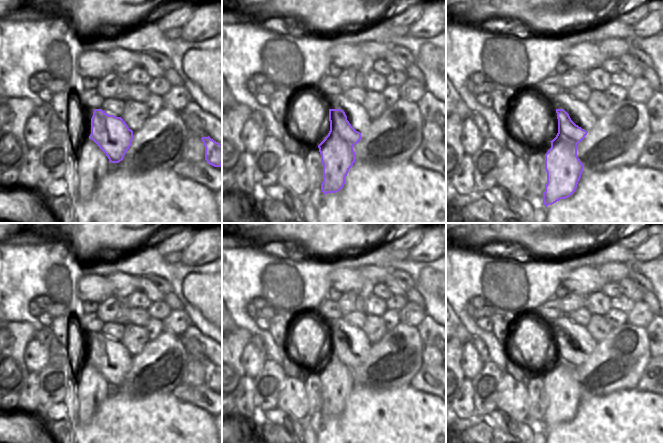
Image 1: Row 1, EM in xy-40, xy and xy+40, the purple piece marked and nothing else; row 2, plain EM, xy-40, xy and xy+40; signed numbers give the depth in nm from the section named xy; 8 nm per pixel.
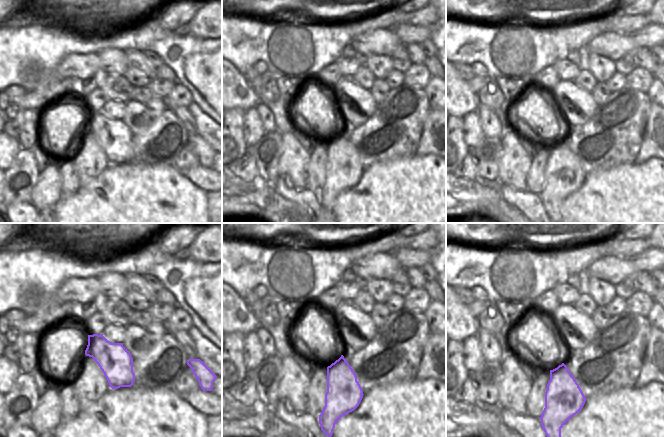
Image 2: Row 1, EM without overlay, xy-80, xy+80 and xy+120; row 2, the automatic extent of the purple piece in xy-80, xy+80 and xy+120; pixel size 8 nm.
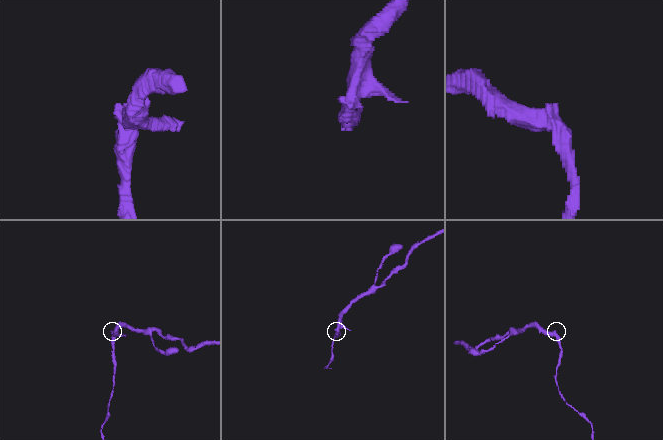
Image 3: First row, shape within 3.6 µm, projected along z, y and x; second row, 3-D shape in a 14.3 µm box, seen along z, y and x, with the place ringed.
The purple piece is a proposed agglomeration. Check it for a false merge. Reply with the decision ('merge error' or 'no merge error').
merge error

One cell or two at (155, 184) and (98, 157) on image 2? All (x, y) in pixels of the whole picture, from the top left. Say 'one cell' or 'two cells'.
two cells

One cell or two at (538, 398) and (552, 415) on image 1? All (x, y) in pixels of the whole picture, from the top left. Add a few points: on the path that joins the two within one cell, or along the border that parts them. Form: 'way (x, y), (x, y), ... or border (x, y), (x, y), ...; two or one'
way (542, 402), (551, 411); one

